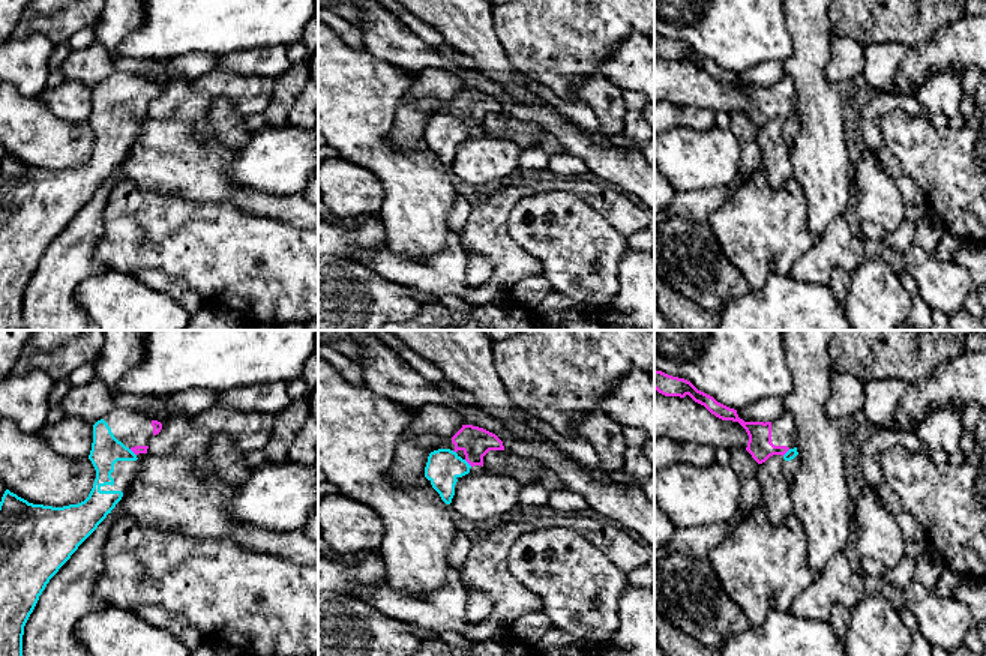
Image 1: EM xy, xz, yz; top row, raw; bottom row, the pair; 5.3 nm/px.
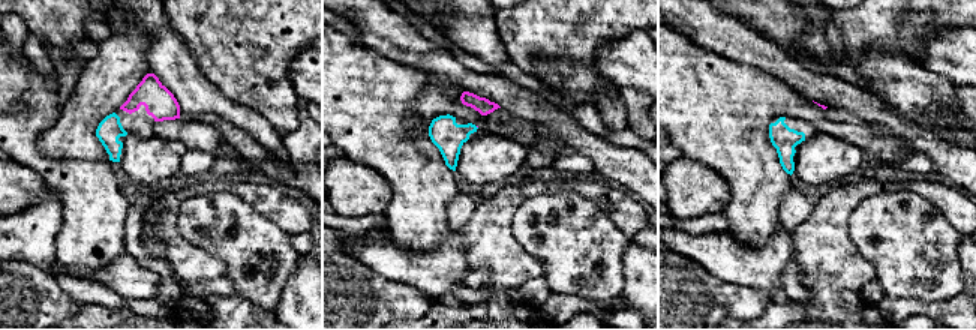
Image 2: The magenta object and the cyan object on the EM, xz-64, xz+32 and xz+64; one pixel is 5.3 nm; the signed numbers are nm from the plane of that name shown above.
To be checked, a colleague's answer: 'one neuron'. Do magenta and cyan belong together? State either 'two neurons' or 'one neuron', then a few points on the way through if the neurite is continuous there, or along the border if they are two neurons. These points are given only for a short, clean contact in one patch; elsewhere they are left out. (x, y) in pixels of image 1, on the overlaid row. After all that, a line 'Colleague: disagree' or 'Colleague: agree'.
one neuron | across xz (476, 442), (474, 455), (468, 463), (443, 466)
Colleague: agree

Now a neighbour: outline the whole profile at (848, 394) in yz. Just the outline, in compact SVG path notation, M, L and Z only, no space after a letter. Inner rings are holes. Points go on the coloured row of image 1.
M833 371L830 389L830 401L825 405L825 414L831 420L863 411L866 404L866 384L857 377Z

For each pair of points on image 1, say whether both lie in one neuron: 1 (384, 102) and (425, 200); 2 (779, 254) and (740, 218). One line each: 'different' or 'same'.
1: same
2: same

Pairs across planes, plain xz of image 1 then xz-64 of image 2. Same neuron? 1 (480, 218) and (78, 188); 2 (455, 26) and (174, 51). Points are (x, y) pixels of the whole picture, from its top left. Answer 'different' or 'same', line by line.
1: different
2: same

